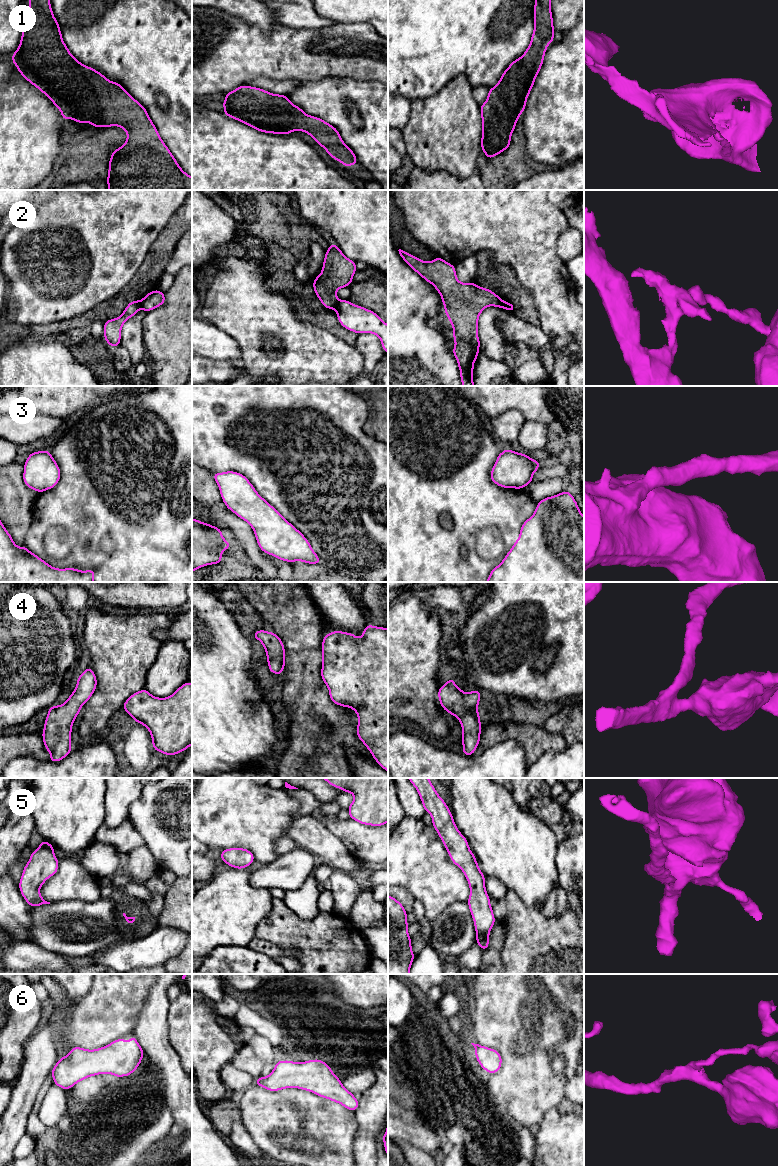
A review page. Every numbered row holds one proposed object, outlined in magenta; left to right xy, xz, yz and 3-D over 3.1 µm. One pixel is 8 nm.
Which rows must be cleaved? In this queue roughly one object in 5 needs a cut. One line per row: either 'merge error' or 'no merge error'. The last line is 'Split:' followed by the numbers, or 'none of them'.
1: no merge error
2: merge error
3: no merge error
4: no merge error
5: no merge error
6: no merge error
Split: 2

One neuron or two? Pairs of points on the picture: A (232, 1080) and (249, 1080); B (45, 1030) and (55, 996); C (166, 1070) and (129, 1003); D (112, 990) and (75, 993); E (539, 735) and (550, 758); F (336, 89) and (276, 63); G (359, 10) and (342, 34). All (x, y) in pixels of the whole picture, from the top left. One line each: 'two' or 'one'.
A: one
B: two
C: two
D: two
E: two
F: two
G: two

